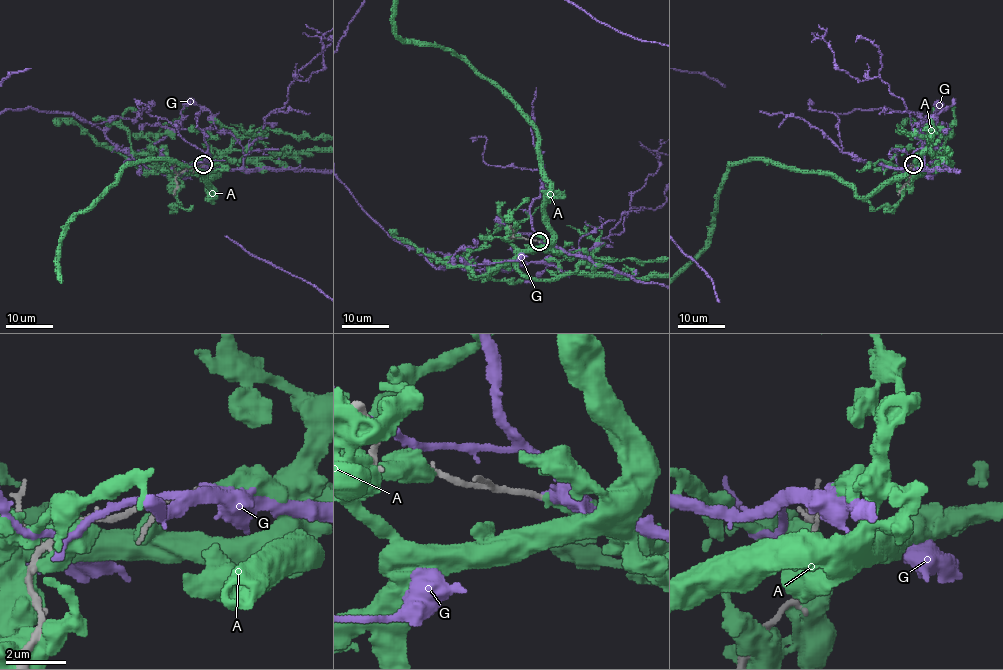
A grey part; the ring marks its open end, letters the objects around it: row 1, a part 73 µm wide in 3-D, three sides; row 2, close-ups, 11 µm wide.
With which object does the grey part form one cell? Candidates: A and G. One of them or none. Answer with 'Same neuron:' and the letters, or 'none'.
Same neuron: none

